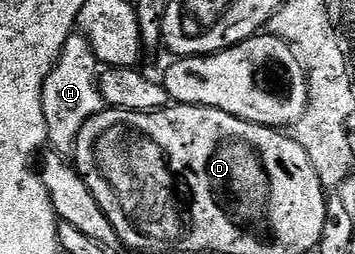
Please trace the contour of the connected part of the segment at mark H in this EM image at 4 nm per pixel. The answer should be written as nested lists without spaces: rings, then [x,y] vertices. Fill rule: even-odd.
[[[80,32],[70,34],[52,72],[44,80],[42,89],[46,137],[53,153],[73,155],[80,128],[84,128],[84,124],[88,124],[92,116],[104,109],[102,94],[98,90],[99,81],[100,63],[96,52],[92,52],[92,44],[88,44],[88,40]]]

